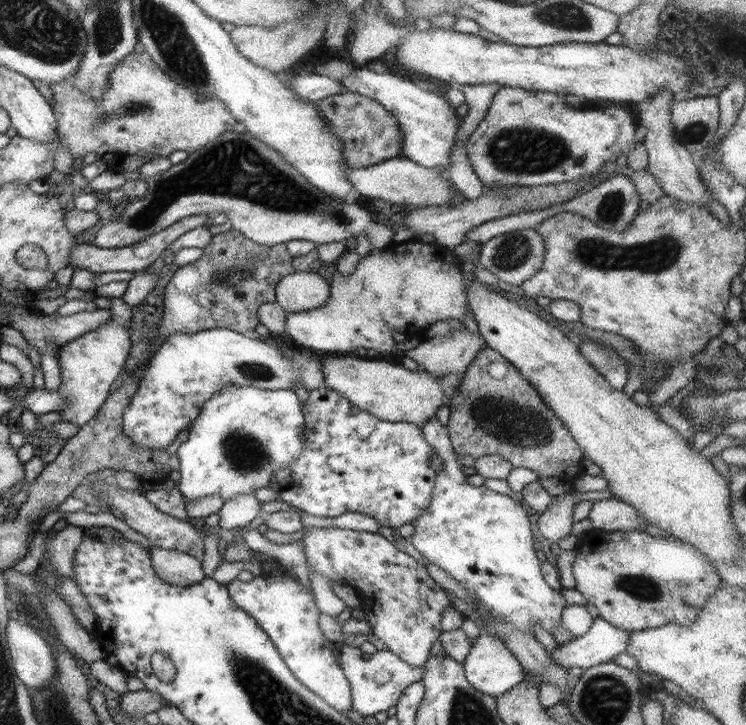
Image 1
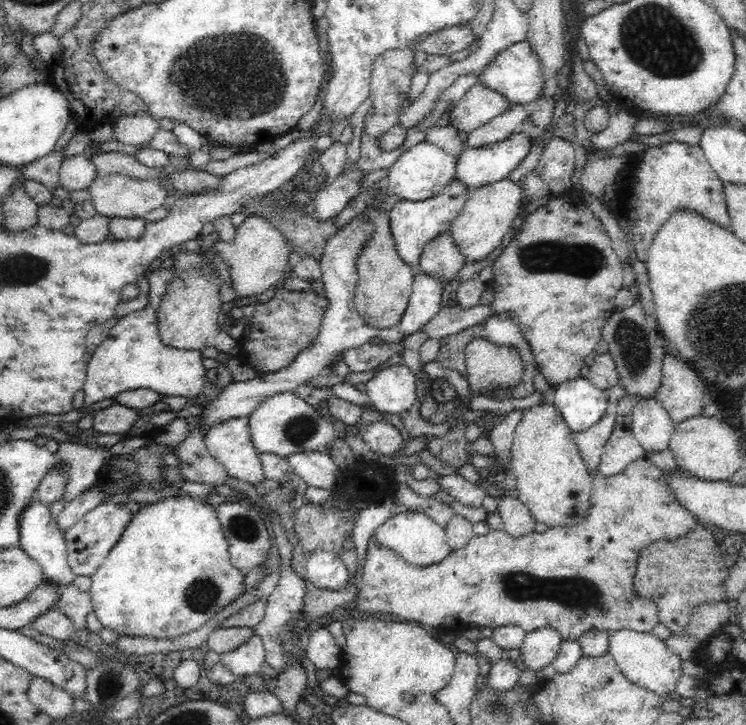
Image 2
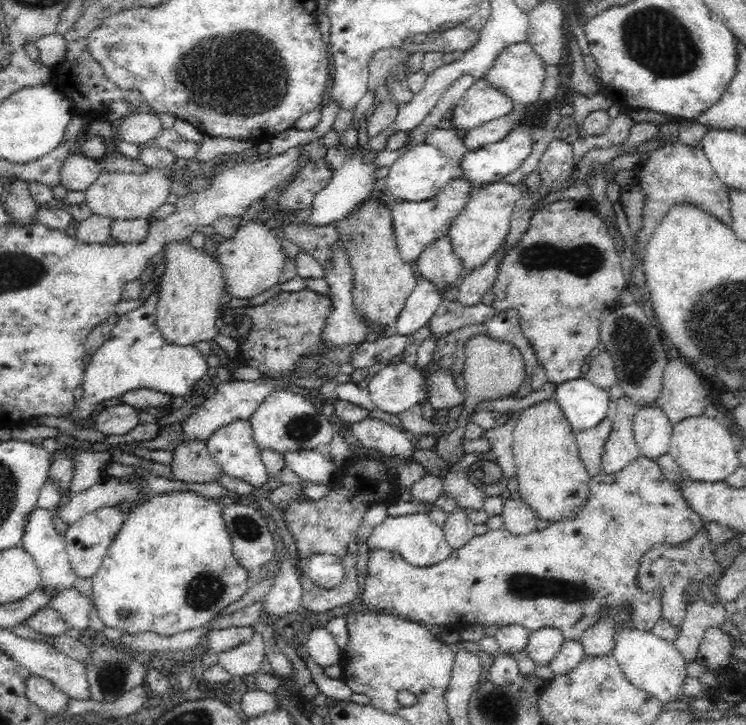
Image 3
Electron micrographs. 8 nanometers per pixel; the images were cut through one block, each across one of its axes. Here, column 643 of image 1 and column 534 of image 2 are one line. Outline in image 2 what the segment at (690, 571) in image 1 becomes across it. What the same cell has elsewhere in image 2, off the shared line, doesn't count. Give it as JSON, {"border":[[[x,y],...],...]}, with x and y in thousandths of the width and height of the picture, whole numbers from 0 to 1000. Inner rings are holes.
{"border":[[[861,629],[855,632],[855,636],[839,643],[836,650],[827,652],[819,659],[811,659],[804,655],[796,657],[790,712],[780,721],[779,726],[760,727],[759,730],[735,730],[725,737],[713,734],[696,742],[681,741],[678,734],[669,730],[657,731],[647,739],[637,739],[634,745],[630,745],[629,750],[625,750],[625,753],[617,756],[614,760],[605,760],[598,770],[576,781],[560,781],[544,775],[532,761],[525,760],[512,750],[505,750],[503,739],[499,738],[496,745],[493,745],[493,753],[491,753],[488,777],[481,783],[479,792],[480,819],[477,828],[480,833],[477,833],[473,847],[520,847],[520,850],[531,850],[539,858],[566,861],[571,865],[586,865],[598,861],[603,852],[614,854],[619,861],[633,858],[643,866],[661,866],[685,861],[696,863],[705,873],[737,865],[752,874],[755,884],[764,883],[769,886],[776,886],[780,874],[788,872],[788,869],[814,869],[814,872],[819,873],[826,869],[842,868],[850,869],[850,872],[871,873],[877,863],[882,861],[882,840],[879,840],[879,834],[871,826],[858,826],[854,823],[854,818],[849,815],[849,794],[853,786],[855,760],[861,759],[863,753],[882,750],[882,748],[890,743],[906,745],[906,742],[920,739],[930,728],[930,723],[936,723],[933,713],[920,705],[903,688],[903,683],[898,680],[895,666],[893,666],[891,652],[877,643],[874,637],[869,636],[865,629]]]}

